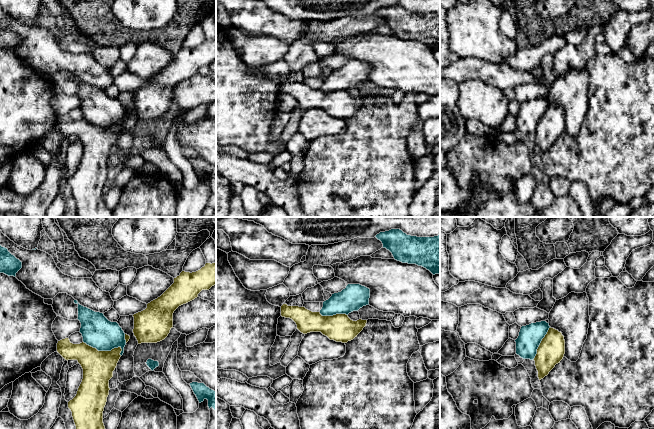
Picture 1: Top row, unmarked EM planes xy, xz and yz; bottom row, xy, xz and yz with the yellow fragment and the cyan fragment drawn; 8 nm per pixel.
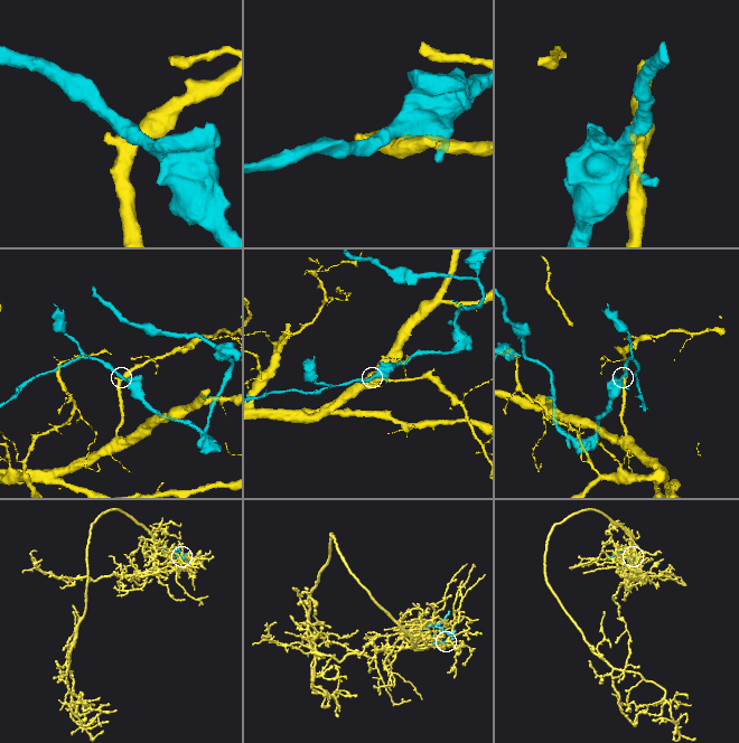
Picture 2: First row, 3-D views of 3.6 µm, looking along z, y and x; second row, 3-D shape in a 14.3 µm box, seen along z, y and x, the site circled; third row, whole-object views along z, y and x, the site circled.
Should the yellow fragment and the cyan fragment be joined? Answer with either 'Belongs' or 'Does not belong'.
Does not belong

